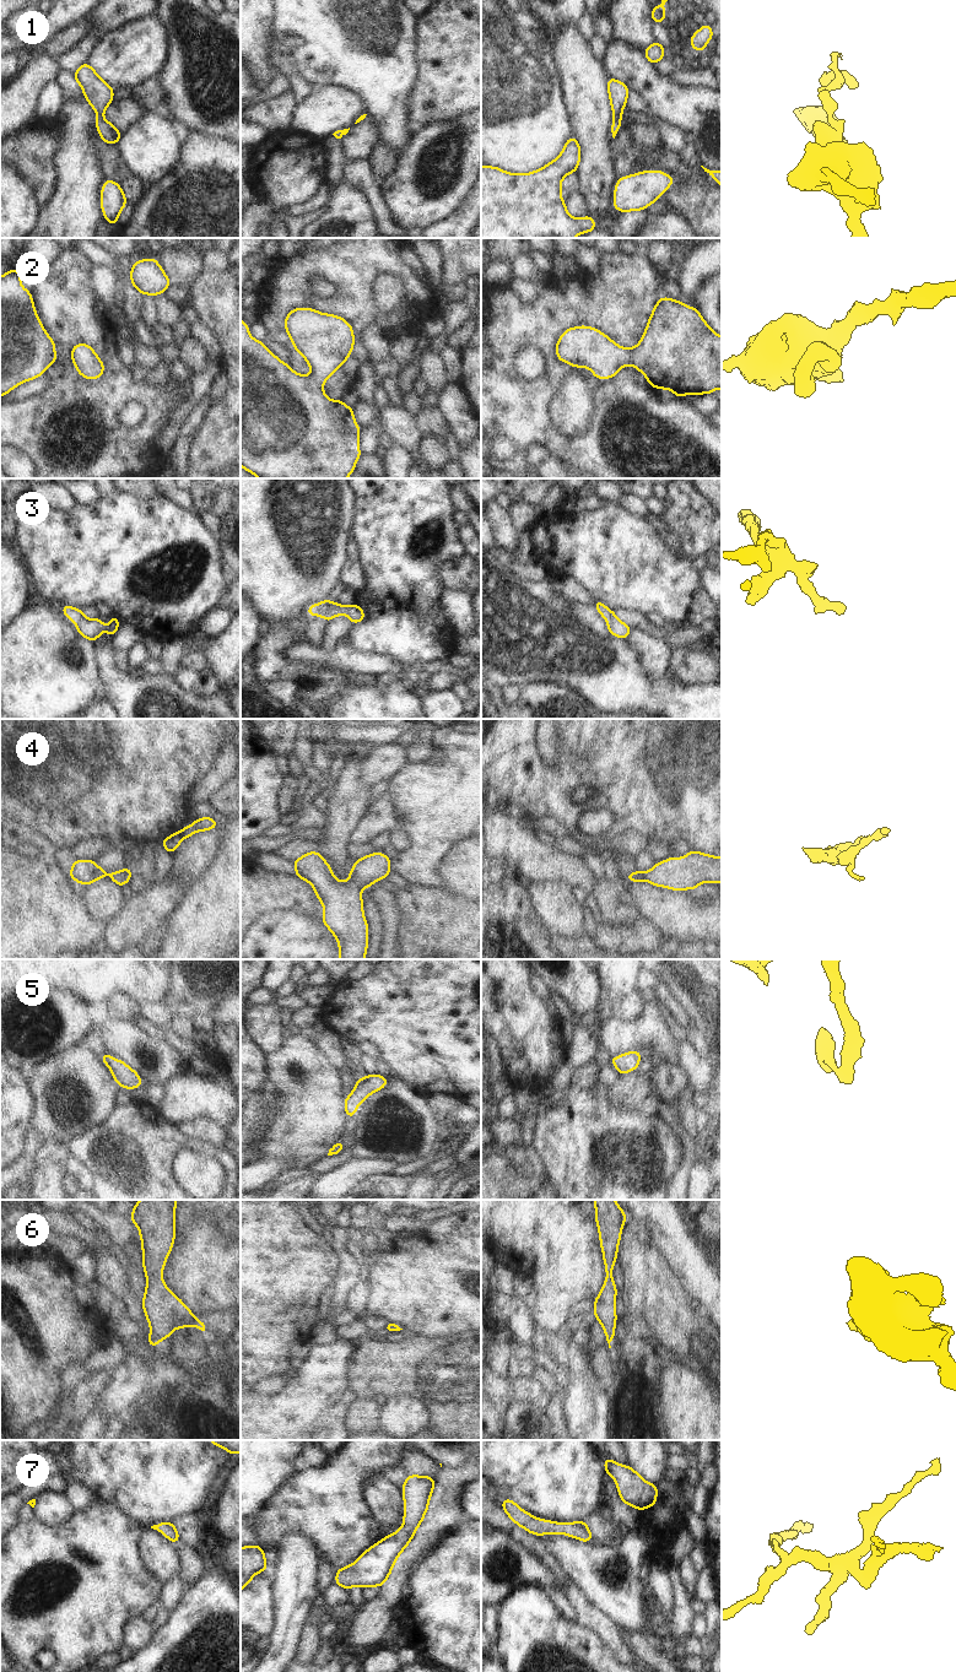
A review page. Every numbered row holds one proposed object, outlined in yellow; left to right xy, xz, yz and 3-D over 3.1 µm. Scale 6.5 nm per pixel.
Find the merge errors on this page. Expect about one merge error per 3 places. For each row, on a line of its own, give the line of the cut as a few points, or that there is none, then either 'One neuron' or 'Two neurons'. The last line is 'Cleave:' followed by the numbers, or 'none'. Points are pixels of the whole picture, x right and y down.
1: No split. One neuron
2: No split. One neuron
3: No split. One neuron
4: No split. One neuron
5: No split. One neuron
6: No split. One neuron
7: No split. One neuron
Cleave: none.

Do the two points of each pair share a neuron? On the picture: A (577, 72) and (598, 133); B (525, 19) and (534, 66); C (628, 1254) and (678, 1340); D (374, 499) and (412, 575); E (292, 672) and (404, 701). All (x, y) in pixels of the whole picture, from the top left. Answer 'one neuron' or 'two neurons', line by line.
A: one neuron
B: one neuron
C: one neuron
D: one neuron
E: one neuron

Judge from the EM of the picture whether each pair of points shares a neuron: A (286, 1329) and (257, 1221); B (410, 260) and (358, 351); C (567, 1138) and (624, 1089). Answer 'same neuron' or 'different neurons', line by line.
A: same neuron
B: different neurons
C: different neurons

